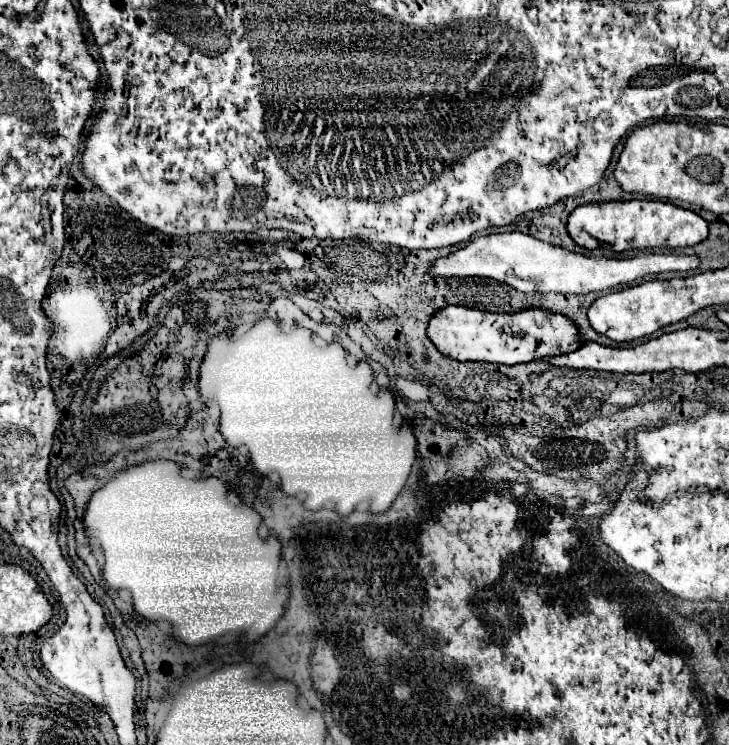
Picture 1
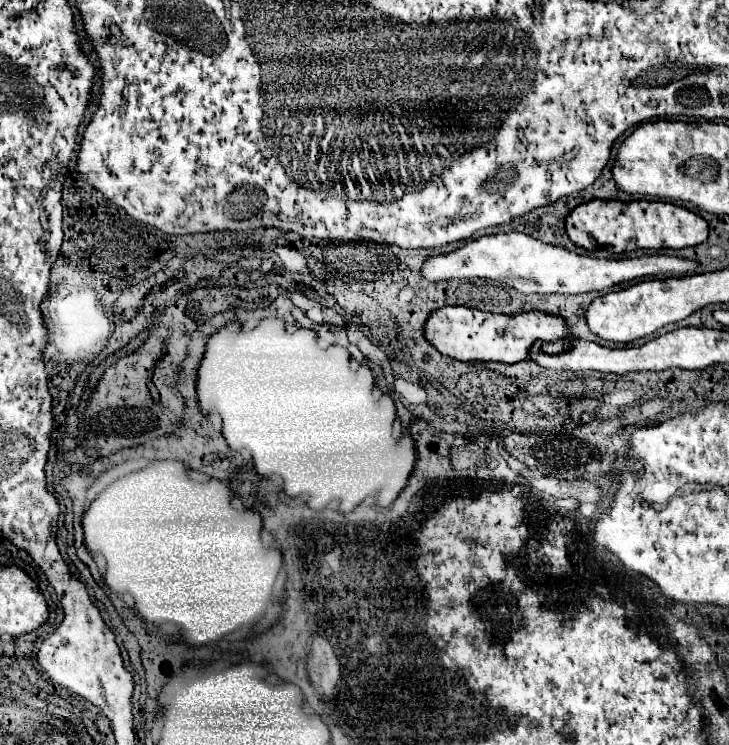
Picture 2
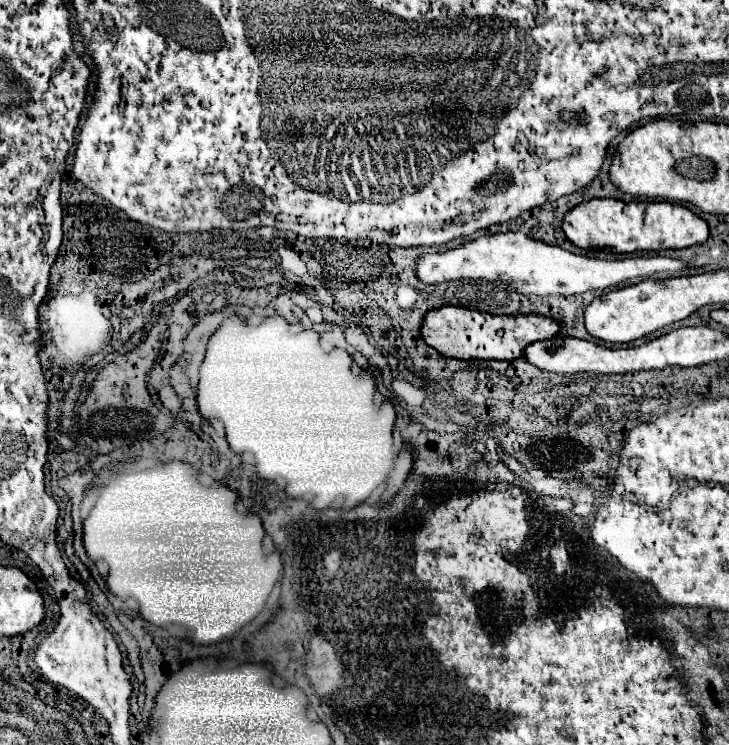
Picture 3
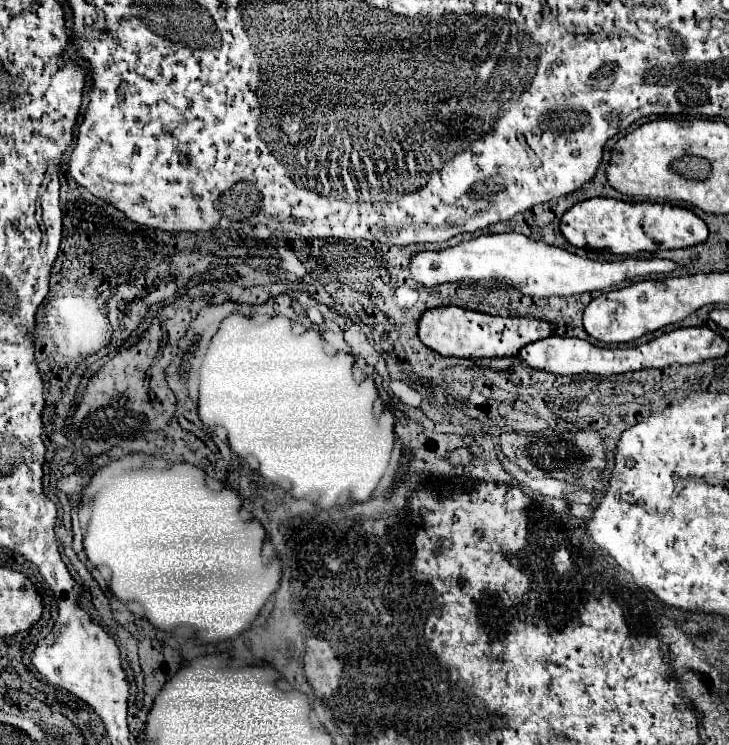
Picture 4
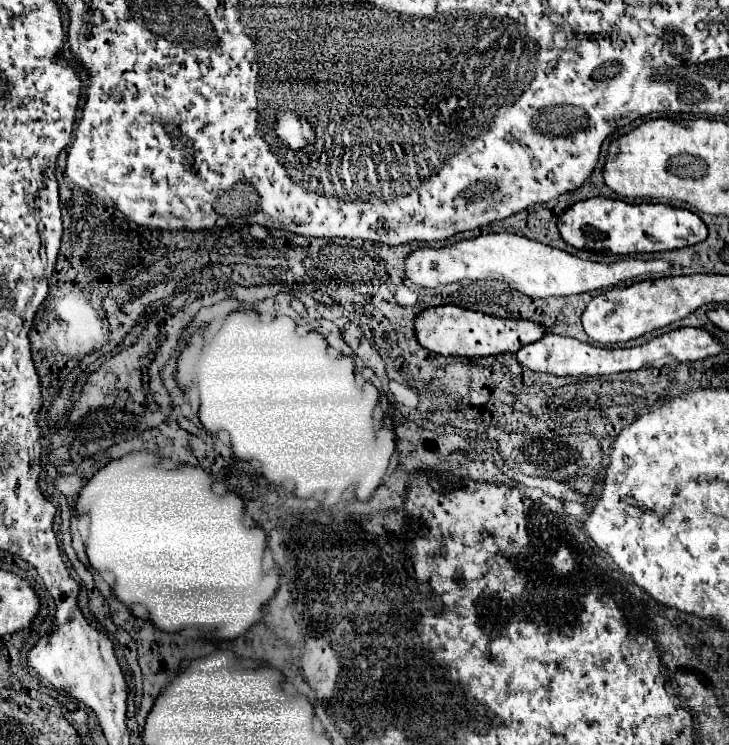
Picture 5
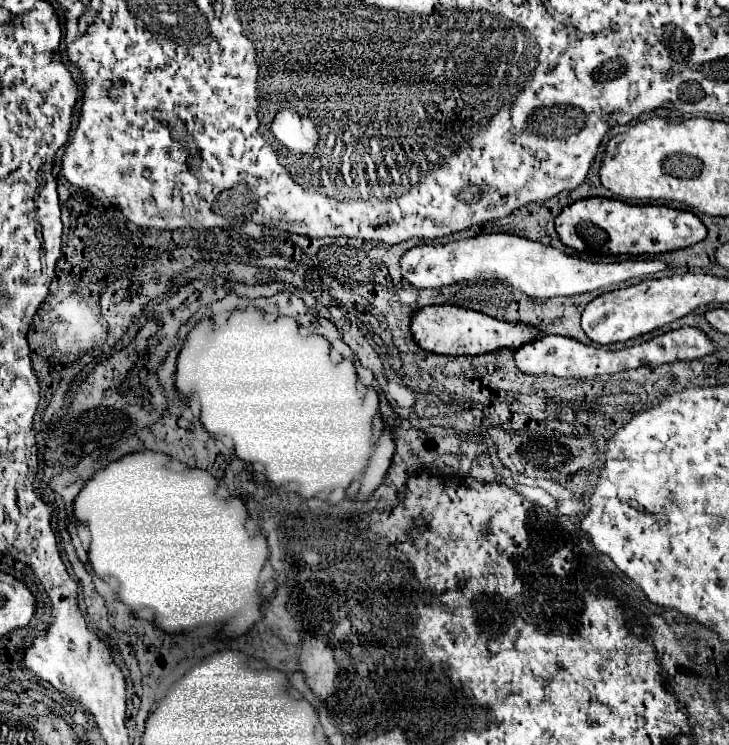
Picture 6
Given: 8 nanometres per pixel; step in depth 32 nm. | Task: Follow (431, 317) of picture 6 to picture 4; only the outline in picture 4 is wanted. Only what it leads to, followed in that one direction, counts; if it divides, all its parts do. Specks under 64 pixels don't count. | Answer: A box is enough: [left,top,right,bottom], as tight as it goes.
[418,306,552,358]

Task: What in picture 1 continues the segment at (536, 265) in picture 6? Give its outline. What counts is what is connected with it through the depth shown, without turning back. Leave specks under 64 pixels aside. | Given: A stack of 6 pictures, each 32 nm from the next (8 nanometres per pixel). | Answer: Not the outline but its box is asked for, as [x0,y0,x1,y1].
[430,232,702,294]

